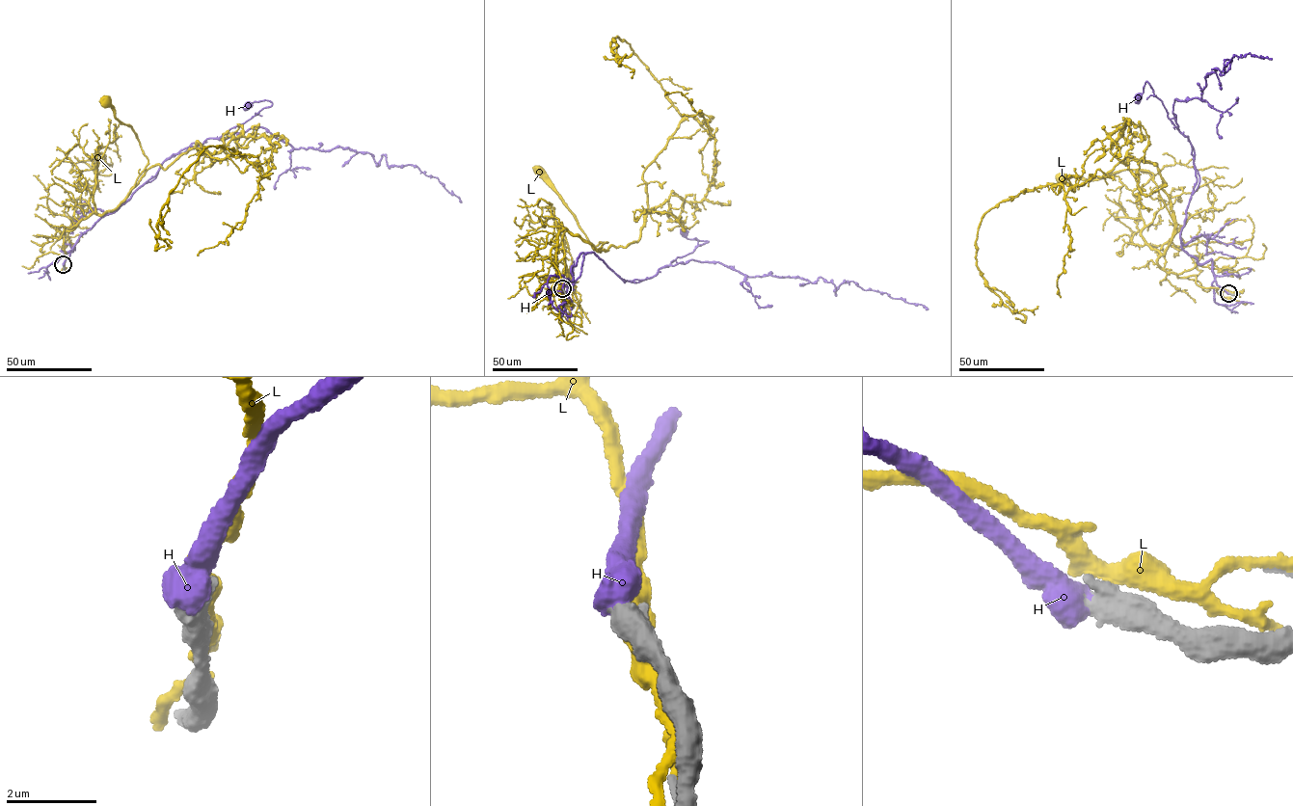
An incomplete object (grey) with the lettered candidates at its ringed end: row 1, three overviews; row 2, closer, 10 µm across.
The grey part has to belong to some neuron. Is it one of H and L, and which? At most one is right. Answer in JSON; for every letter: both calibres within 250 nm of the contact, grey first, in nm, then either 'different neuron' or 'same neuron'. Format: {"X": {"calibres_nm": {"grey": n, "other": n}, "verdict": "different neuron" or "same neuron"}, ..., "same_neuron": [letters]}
{"H": {"calibres_nm": {"grey": 550, "other": 750}, "verdict": "same neuron"}, "L": {"calibres_nm": {"grey": 700, "other": 440}, "verdict": "different neuron"}, "same_neuron": ["H"]}

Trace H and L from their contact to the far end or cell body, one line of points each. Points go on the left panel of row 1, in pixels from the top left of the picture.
H: (63, 264), (78, 238), (130, 198), (173, 154), (219, 138), (272, 103), (264, 100), (248, 105)
L: (64, 264), (67, 230), (92, 214), (115, 208), (148, 164), (131, 125), (115, 117), (105, 99)

